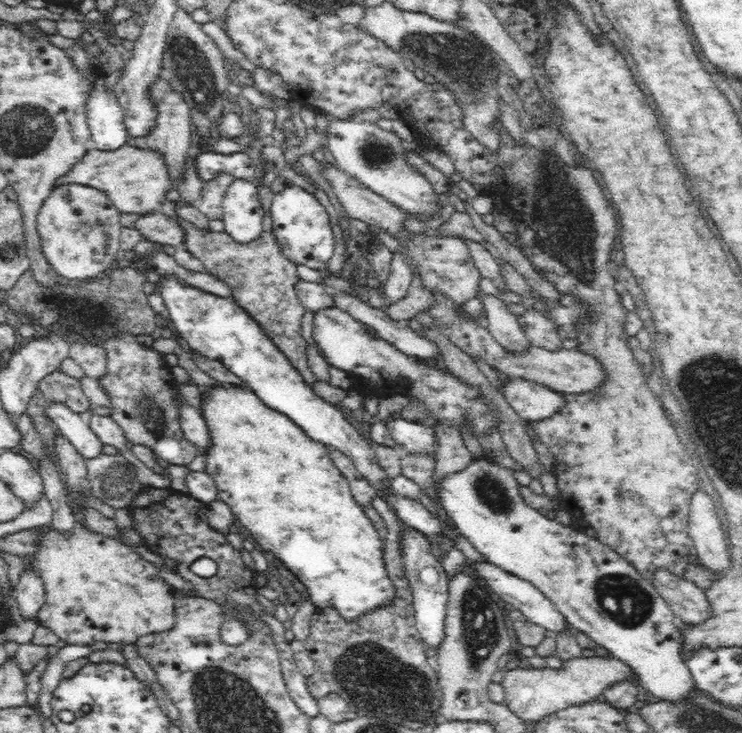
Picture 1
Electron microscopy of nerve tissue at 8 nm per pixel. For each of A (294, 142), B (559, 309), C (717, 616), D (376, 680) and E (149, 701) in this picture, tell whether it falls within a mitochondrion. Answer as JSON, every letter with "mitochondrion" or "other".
{"A":"other","B":"other","C":"other","D":"mitochondrion","E":"other"}

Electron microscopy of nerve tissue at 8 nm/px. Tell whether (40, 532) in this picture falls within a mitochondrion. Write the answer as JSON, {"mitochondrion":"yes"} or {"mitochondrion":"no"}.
{"mitochondrion":"no"}

